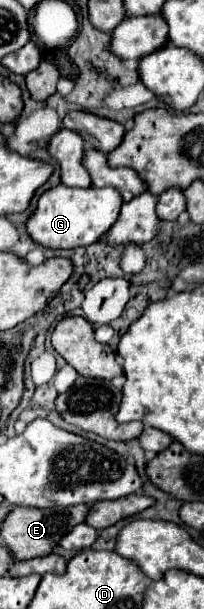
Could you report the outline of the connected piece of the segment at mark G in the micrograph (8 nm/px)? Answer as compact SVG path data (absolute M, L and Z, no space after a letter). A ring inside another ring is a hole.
M55 186L41 194L35 212L27 218L25 228L35 244L43 248L77 248L97 242L117 220L123 200L115 188L69 188Z

